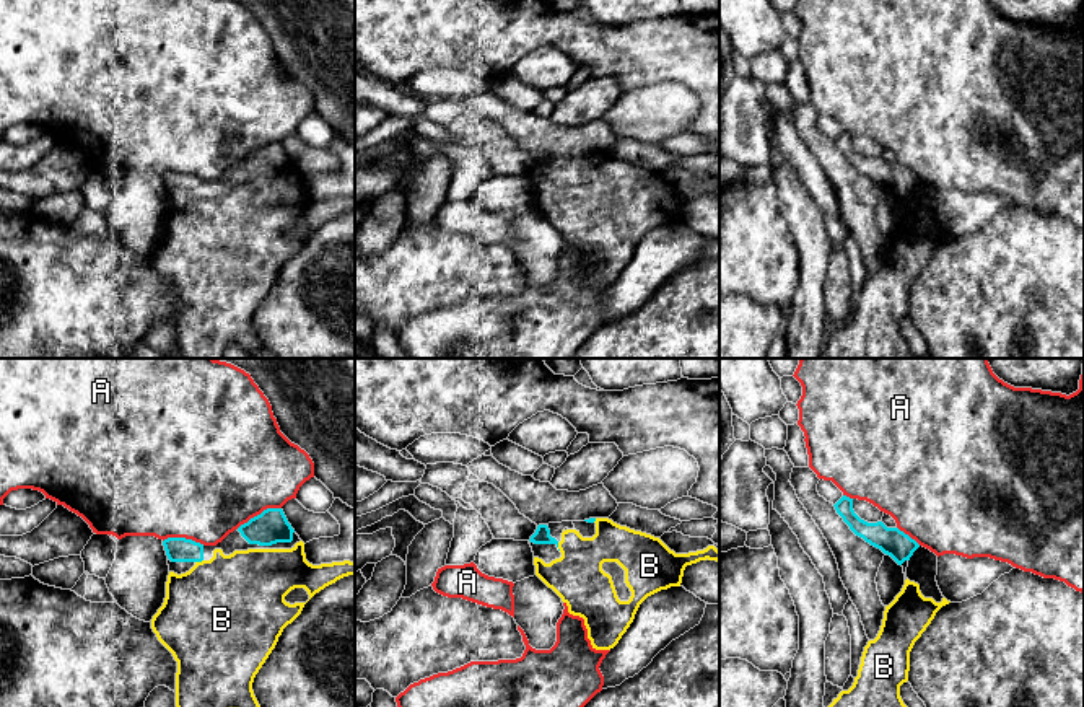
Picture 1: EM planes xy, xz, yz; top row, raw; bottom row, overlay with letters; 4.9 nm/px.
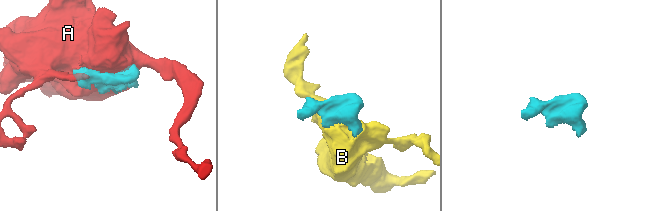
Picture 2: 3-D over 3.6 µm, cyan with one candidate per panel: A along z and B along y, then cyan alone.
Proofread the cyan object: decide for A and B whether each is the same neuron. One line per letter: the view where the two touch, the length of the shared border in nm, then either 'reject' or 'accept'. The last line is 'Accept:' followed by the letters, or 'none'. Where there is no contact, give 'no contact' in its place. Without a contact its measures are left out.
A: meets cyan in xy; contact 240 nm long; reject
B: meets cyan in xy; contact 40 nm long; accept
Accept: B

